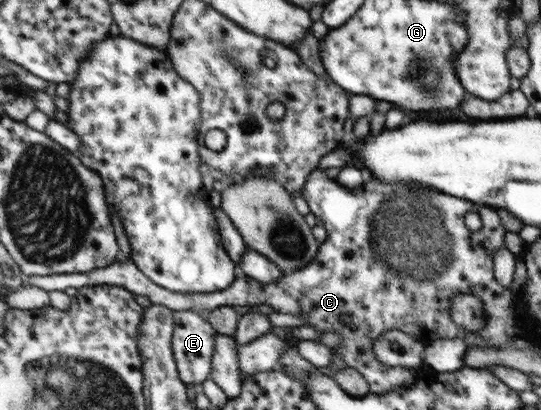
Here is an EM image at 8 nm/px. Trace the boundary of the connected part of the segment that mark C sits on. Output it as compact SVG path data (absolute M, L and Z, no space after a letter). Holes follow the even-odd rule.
M317 168L307 177L302 196L311 209L311 216L318 216L327 229L327 238L319 247L316 257L303 269L283 275L275 283L261 283L256 279L237 274L236 279L227 289L213 293L173 293L154 284L144 273L137 269L131 260L115 261L108 267L99 268L88 273L62 273L52 276L25 276L28 286L50 291L65 291L68 288L84 288L94 285L116 285L132 294L145 296L155 305L164 305L173 312L190 310L206 315L216 307L232 306L270 306L275 312L296 316L310 316L307 325L314 327L320 334L334 332L340 336L342 343L333 348L335 354L343 357L347 367L357 369L369 383L370 391L381 394L397 387L408 387L415 382L415 375L411 368L384 365L372 353L372 343L386 331L402 331L406 335L427 337L430 340L445 338L462 340L481 337L486 344L496 348L504 347L512 342L512 338L521 334L521 327L515 320L515 295L510 289L504 289L494 278L493 255L504 244L506 230L500 222L496 209L484 204L477 204L461 197L446 195L436 189L420 191L410 185L396 185L396 182L383 182L374 176L357 186L339 184L336 179L326 177L326 170ZM466 213L478 213L482 220L482 227L471 231L464 224ZM472 293L476 299L482 301L486 315L485 326L478 332L466 332L449 318L448 305L458 295Z

